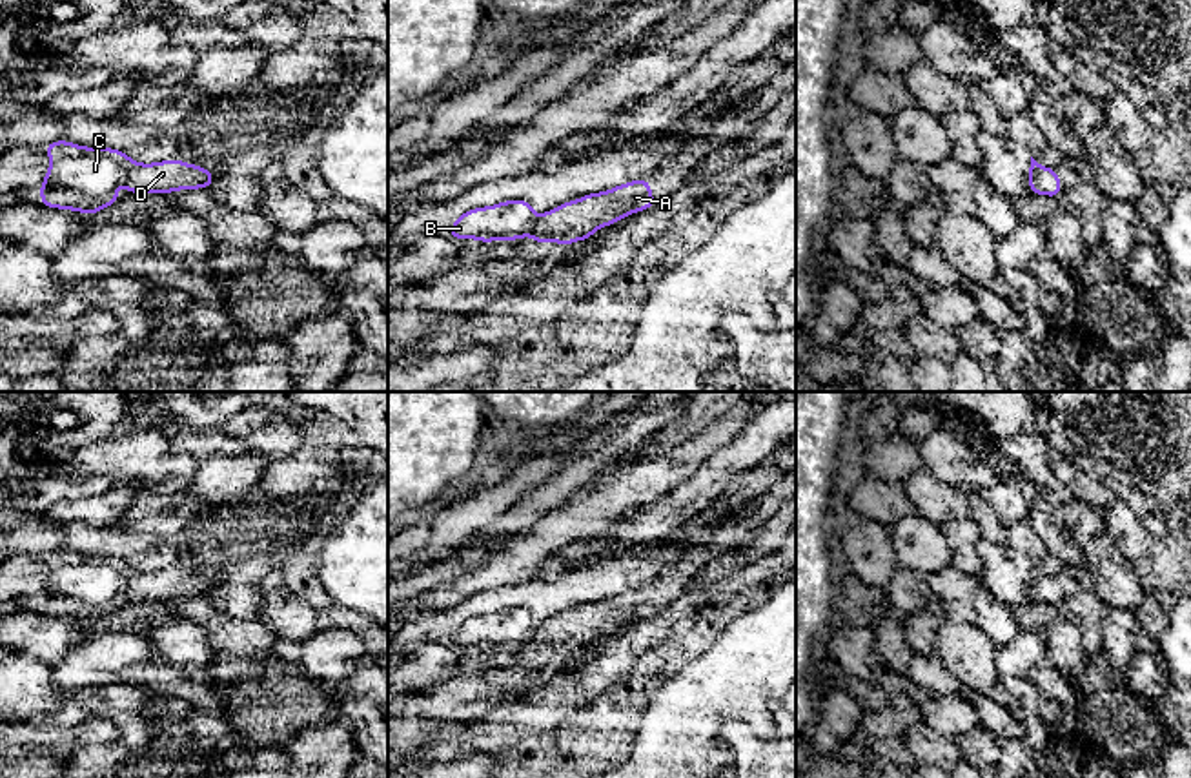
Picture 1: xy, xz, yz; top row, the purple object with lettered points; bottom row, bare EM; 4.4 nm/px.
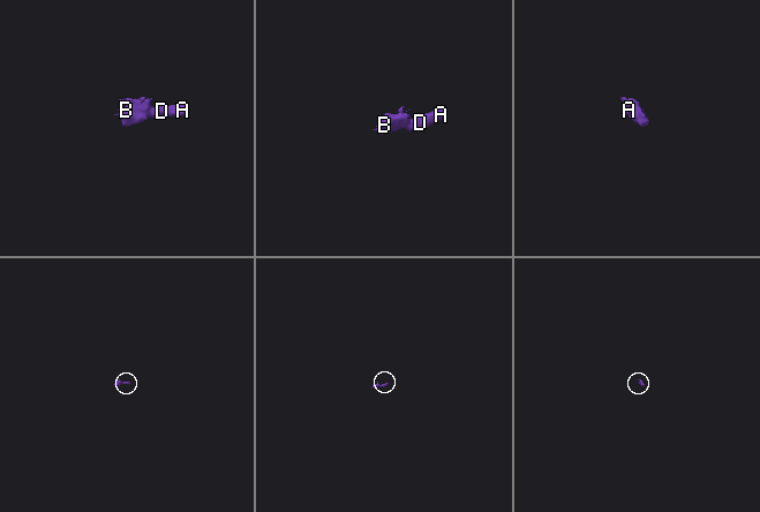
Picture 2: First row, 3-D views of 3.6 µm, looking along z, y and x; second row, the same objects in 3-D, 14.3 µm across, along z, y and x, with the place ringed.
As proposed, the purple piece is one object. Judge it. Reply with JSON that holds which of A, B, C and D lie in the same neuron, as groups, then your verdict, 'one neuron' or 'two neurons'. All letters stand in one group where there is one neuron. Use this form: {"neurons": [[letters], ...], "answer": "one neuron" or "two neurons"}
{"neurons": [["A", "D"], ["B", "C"]], "answer": "two neurons"}

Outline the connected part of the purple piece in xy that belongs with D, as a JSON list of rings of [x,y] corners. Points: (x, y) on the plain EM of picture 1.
[[[180,568],[135,572],[126,587],[129,601],[169,601],[177,598],[209,596],[213,583],[206,576]]]

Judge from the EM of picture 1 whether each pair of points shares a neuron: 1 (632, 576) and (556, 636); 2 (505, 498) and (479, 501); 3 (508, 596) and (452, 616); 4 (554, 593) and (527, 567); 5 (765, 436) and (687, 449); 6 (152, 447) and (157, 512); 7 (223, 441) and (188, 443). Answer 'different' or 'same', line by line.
1: different
2: same
3: same
4: different
5: different
6: different
7: same

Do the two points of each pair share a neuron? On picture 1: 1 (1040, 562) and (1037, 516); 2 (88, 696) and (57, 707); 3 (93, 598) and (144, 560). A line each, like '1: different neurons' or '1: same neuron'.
1: different neurons
2: different neurons
3: different neurons

